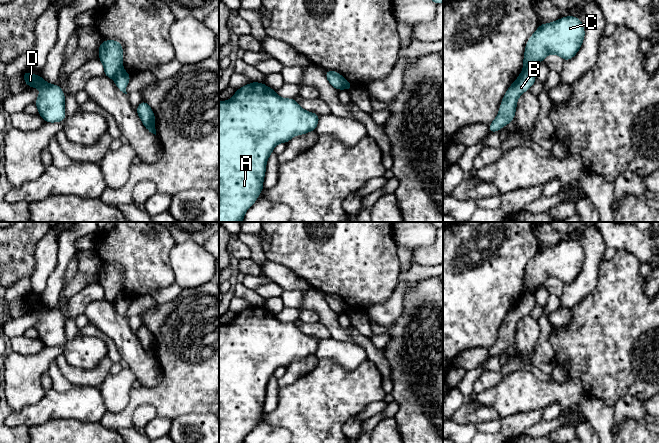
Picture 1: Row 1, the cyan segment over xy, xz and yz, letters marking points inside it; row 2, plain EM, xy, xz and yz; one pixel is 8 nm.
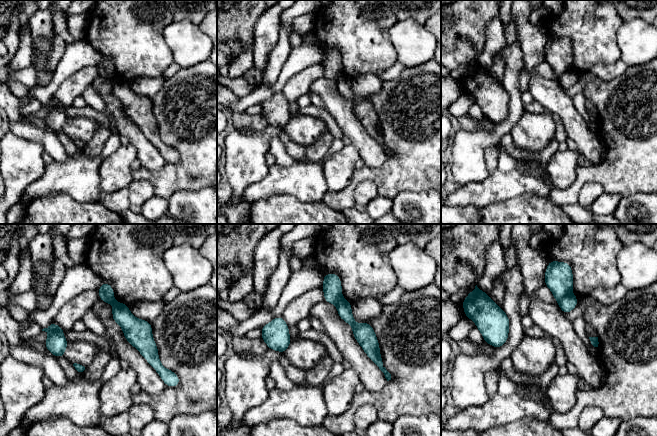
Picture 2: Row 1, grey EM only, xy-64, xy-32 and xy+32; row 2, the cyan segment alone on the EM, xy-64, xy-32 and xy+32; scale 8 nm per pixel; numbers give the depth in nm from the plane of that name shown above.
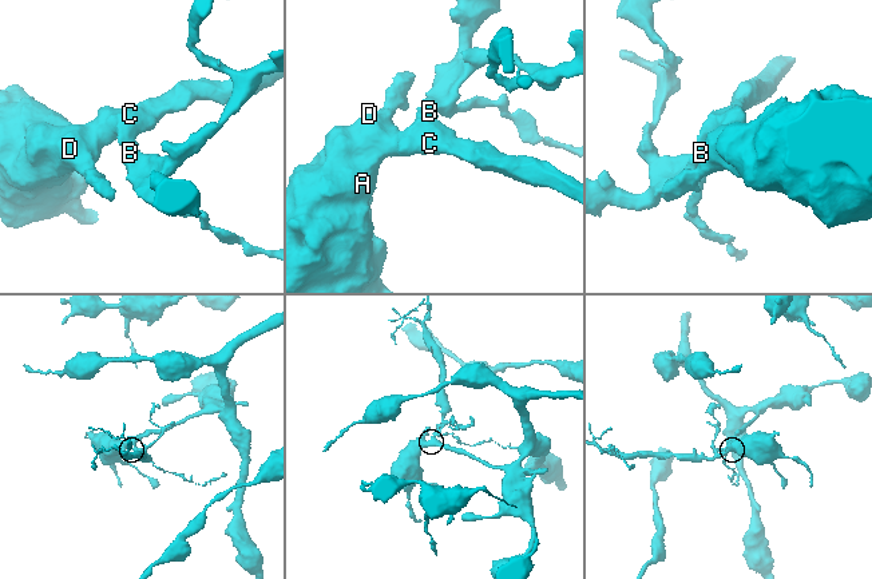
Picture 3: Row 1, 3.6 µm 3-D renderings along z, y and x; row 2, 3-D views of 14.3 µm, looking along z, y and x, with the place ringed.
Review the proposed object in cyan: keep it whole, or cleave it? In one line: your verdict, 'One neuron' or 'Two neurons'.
Two neurons

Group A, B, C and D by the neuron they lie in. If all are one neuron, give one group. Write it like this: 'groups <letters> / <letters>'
groups A C D / B

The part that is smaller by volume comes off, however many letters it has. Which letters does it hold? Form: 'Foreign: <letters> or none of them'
Foreign: B

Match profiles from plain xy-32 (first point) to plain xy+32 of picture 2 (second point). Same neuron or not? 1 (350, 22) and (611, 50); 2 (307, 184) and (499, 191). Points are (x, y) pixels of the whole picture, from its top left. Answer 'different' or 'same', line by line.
1: same
2: same

